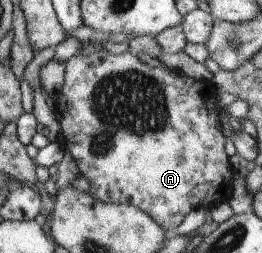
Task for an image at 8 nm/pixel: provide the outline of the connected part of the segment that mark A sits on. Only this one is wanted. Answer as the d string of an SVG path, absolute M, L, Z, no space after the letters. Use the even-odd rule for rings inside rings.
M102 50L94 52L89 56L75 54L65 63L63 83L58 92L52 95L56 117L58 116L61 133L59 140L62 148L68 150L72 158L76 160L79 174L89 182L88 192L94 199L102 203L133 204L136 208L145 212L152 220L160 224L168 235L176 231L176 227L188 212L197 207L208 207L217 203L226 202L231 193L231 182L233 181L233 170L229 164L228 157L224 152L225 132L222 130L224 120L218 108L218 100L213 92L212 83L204 80L192 80L180 72L174 72L166 66L149 66L141 62L132 52L125 51L121 54L112 54L110 51Z

